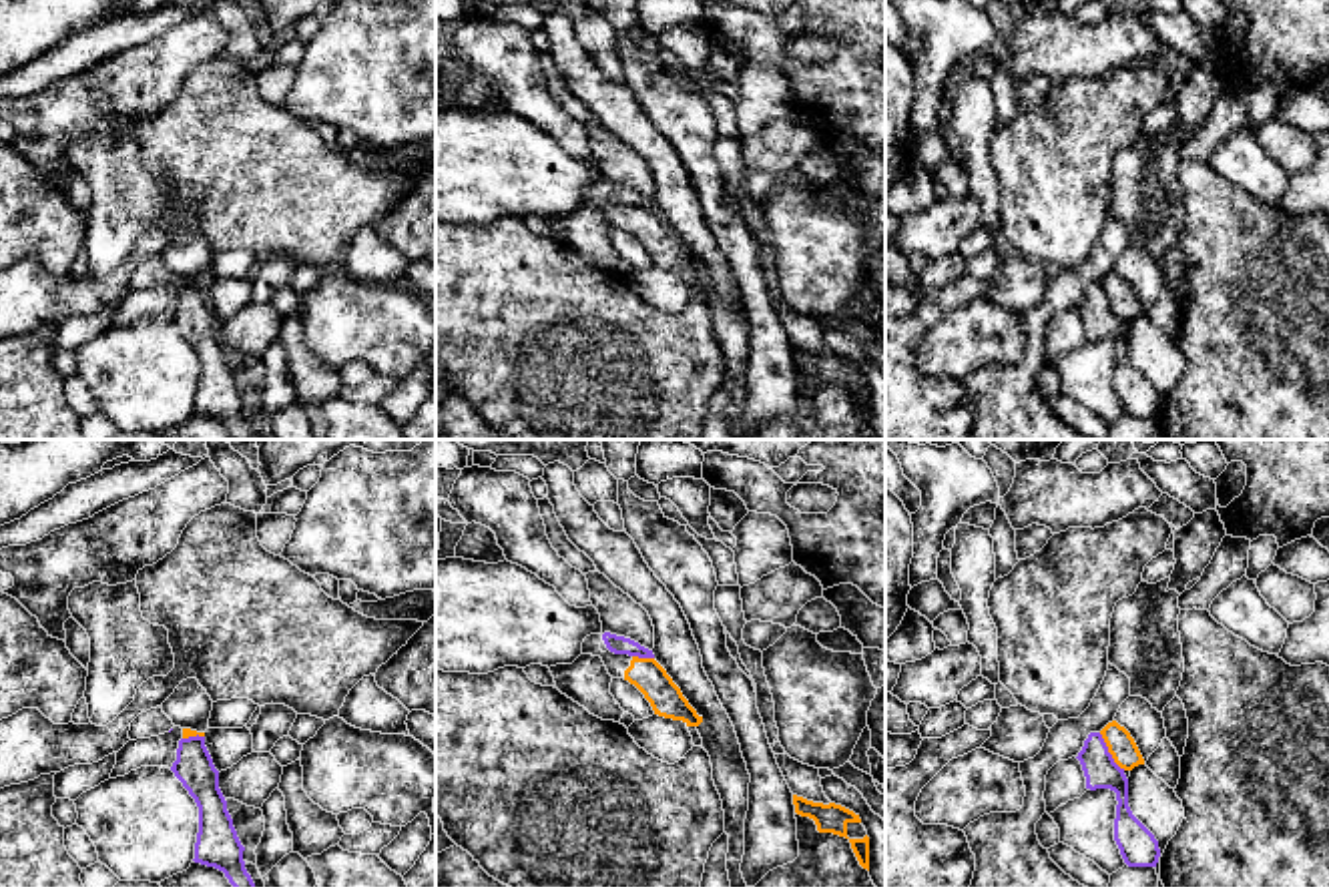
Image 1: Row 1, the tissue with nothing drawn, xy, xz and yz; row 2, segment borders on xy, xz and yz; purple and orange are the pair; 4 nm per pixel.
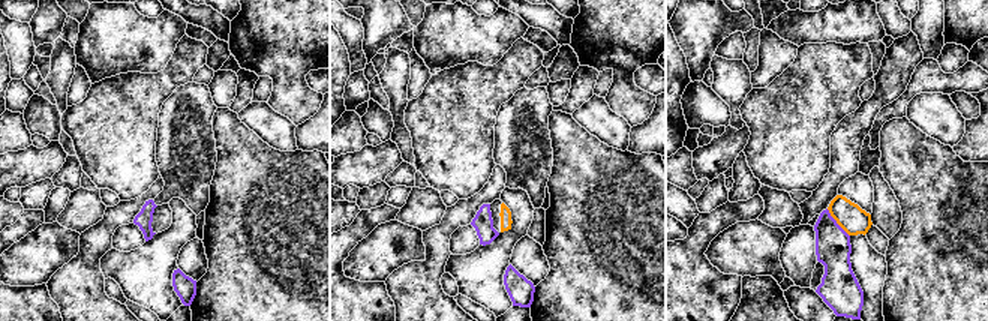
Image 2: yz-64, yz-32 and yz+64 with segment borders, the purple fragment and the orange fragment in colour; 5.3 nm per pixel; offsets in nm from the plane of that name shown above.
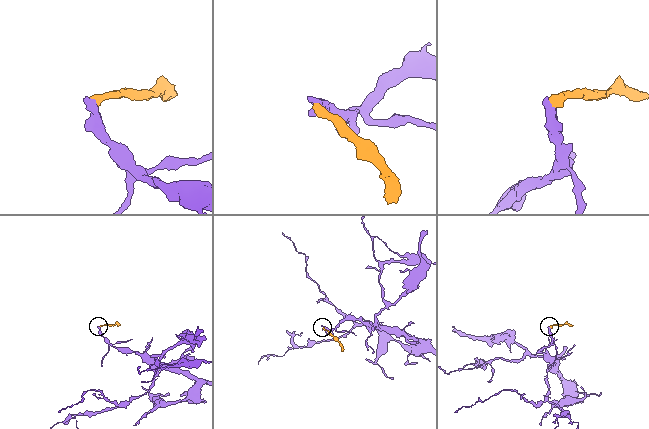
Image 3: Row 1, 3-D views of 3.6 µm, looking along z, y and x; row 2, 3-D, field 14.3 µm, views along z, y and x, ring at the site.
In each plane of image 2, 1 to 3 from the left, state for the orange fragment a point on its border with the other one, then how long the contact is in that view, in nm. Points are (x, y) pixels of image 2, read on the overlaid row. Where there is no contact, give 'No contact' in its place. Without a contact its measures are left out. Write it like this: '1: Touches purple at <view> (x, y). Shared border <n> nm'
1: No contact
2: No contact
3: Touches purple at yz+64 (835, 222). Shared border 200 nm

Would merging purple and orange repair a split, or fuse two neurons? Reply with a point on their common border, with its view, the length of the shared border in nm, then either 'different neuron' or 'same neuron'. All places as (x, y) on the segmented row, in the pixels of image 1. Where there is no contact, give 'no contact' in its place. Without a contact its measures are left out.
contact yz (1109, 753); length 190 nm; different neuron

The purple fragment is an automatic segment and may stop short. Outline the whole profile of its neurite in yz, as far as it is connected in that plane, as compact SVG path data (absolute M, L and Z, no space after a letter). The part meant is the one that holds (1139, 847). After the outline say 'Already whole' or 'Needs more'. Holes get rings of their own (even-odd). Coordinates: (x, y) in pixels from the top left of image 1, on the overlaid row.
M1090 732L1076 757L1086 777L1086 789L1110 789L1116 793L1114 841L1128 867L1156 867L1160 849L1154 835L1132 815L1128 807L1128 779L1100 732Z. Already whole

